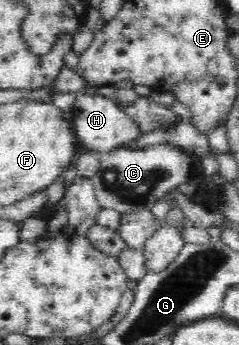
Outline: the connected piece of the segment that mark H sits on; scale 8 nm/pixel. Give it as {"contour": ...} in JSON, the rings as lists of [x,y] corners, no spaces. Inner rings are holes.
{"contour":[[[79,92],[70,110],[70,115],[75,134],[81,140],[81,144],[87,150],[95,150],[99,154],[125,146],[129,142],[137,142],[137,138],[141,138],[144,135],[140,124],[134,120],[133,116],[122,110],[117,102],[101,94],[83,96]]]}

